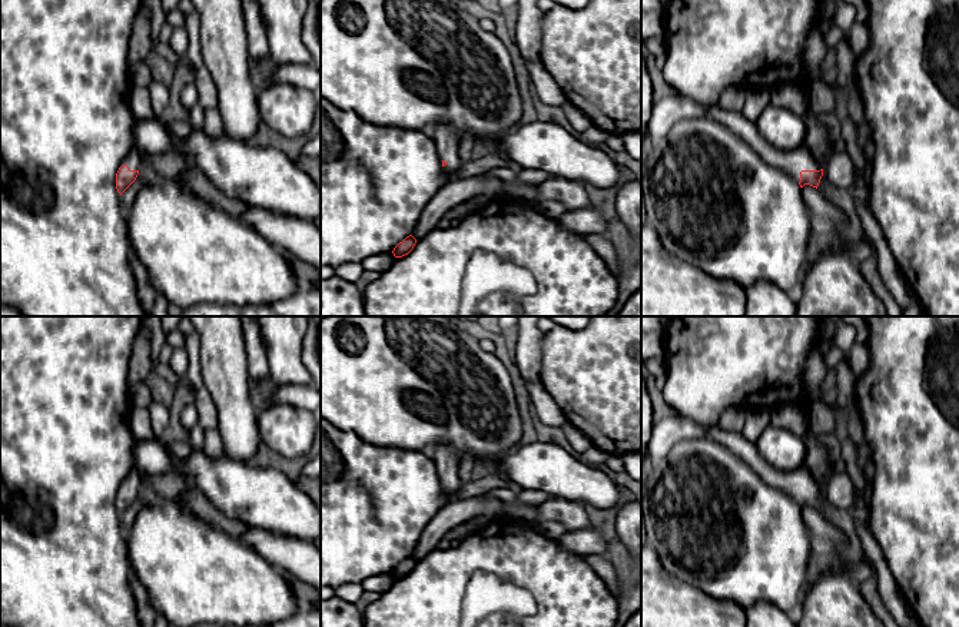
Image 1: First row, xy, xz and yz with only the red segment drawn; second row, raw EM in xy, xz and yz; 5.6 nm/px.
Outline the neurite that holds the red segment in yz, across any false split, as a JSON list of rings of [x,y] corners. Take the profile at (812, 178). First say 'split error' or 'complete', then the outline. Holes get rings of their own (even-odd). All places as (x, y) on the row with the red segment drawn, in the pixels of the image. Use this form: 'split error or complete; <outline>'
split error; [[[714,104],[707,107],[707,117],[733,130],[749,143],[766,163],[792,176],[800,188],[810,185],[817,189],[823,169],[816,160],[806,157],[803,150],[777,150],[760,135],[756,123],[744,117],[741,112],[724,110],[719,104]]]

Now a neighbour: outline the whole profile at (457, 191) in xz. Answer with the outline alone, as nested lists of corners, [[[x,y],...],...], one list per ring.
[[[485,175],[472,176],[465,179],[451,179],[442,186],[429,203],[422,210],[412,236],[419,240],[429,232],[444,225],[444,215],[459,203],[485,195],[490,199],[501,198],[505,195],[502,182],[497,178]]]

